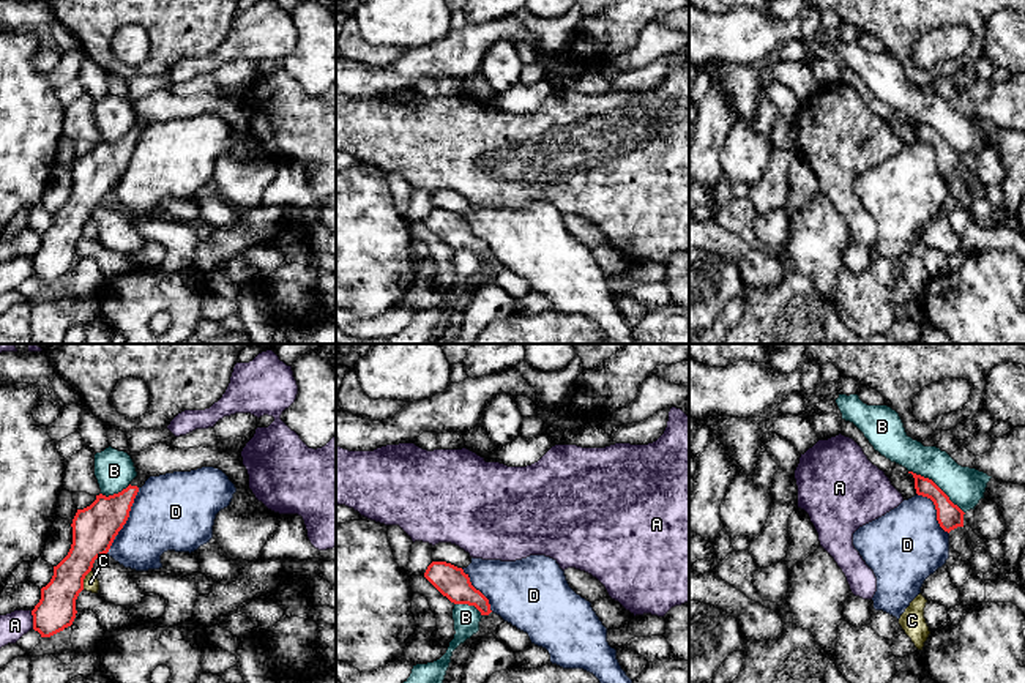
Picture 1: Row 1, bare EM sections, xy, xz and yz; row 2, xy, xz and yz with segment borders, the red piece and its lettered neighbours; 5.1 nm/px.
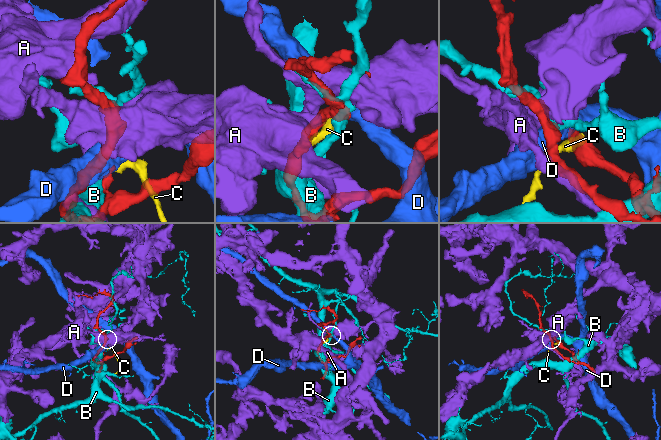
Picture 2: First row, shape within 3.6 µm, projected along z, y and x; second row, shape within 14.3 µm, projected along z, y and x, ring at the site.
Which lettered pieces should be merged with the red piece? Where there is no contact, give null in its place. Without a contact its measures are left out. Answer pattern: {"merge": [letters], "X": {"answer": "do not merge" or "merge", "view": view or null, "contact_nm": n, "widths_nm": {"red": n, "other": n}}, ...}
{"merge": [], "A": {"answer": "do not merge", "view": "xy", "contact_nm": 100, "widths_nm": {"red": 200, "other": 140}}, "B": {"answer": "do not merge", "view": "yz", "contact_nm": 360, "widths_nm": {"red": 140, "other": 200}}, "C": {"answer": "do not merge", "view": "xy", "contact_nm": 110, "widths_nm": {"red": 220, "other": 80}}, "D": {"answer": "do not merge", "view": "xy", "contact_nm": 380, "widths_nm": {"red": 220, "other": 400}}}

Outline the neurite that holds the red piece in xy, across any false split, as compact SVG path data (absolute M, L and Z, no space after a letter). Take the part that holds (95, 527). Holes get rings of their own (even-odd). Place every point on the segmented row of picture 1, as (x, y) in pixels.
M128 486L114 495L96 495L96 500L77 509L73 519L73 544L68 555L54 566L50 582L41 588L41 599L32 610L33 629L50 637L71 626L76 618L76 599L84 590L84 579L98 557L109 552L115 536L129 517L139 492Z

